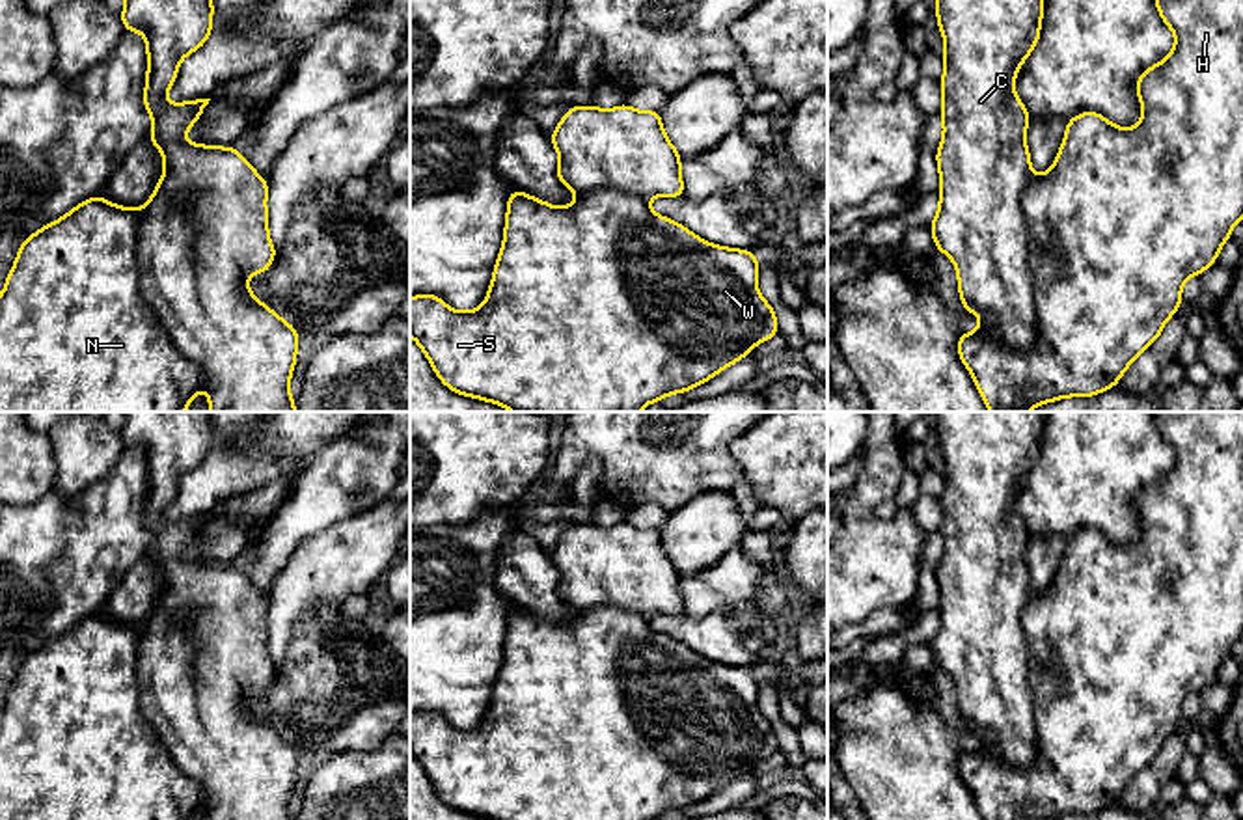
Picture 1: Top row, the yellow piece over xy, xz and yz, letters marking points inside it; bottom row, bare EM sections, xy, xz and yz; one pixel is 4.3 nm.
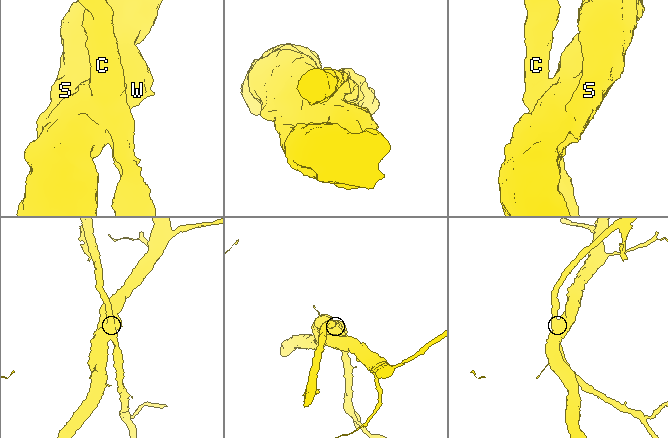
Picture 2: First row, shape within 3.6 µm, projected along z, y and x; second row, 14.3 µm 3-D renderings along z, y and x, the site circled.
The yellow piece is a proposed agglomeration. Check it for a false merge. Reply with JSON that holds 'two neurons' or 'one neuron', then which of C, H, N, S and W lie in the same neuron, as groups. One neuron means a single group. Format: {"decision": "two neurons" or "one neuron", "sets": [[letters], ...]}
{"decision": "two neurons", "sets": [["C"], ["H", "N", "S", "W"]]}

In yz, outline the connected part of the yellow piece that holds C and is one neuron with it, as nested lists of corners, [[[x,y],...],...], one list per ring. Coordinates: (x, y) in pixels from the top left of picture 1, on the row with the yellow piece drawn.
[[[937,0],[936,20],[945,41],[941,76],[943,140],[936,160],[939,166],[939,211],[930,224],[936,248],[954,261],[962,308],[990,322],[1008,350],[1029,350],[1038,335],[1034,274],[1031,266],[1031,233],[1021,194],[1032,179],[1025,142],[1031,114],[1014,91],[1019,65],[1040,39],[1044,0]]]

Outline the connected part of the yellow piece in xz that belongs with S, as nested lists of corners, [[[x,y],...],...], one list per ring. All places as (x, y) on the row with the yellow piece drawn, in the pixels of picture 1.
[[[516,188],[507,198],[503,246],[483,306],[473,311],[455,311],[434,294],[416,294],[410,298],[410,335],[425,352],[442,384],[458,395],[501,404],[512,412],[639,412],[645,404],[704,384],[779,332],[773,308],[758,293],[757,266],[758,255],[710,244],[684,226],[652,212],[647,199],[626,192],[596,188],[580,194],[568,207],[553,207]]]

